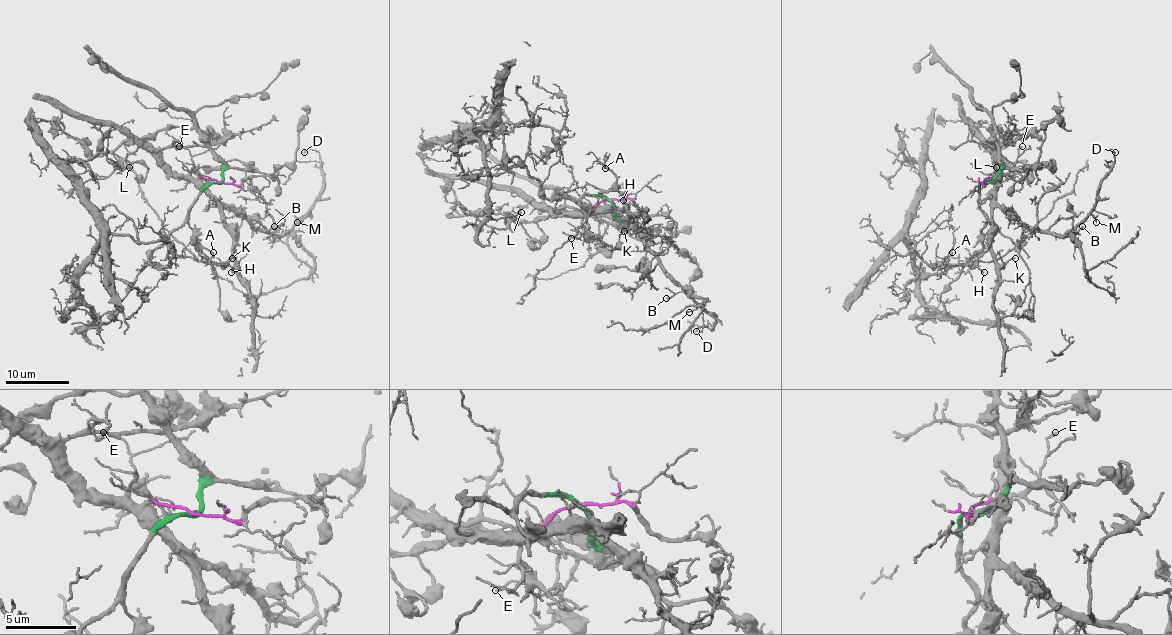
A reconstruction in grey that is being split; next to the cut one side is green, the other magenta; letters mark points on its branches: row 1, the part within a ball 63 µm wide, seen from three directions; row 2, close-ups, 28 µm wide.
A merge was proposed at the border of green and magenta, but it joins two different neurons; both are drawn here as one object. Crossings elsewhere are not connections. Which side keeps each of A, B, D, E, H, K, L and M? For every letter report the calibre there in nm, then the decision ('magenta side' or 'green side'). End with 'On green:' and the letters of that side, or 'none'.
A: 140 nm thick; magenta side
B: 150 nm thick; magenta side
D: 150 nm thick; magenta side
E: 140 nm thick; magenta side
H: 160 nm thick; magenta side
K: 130 nm thick; magenta side
L: 160 nm thick; magenta side
M: 130 nm thick; magenta side
On green: none

